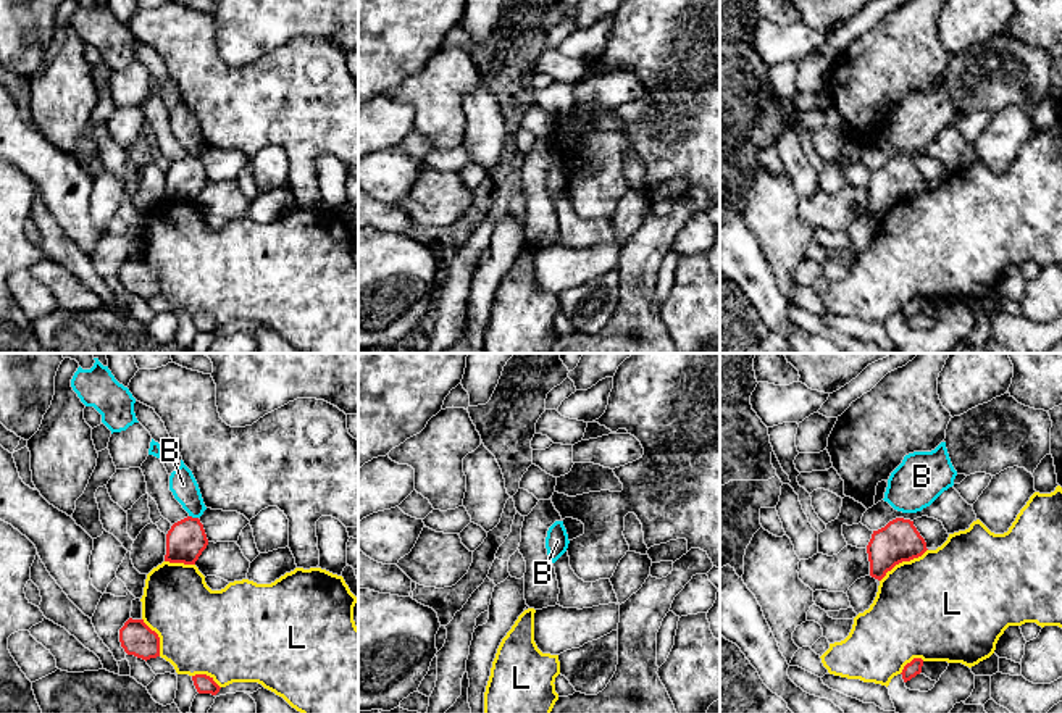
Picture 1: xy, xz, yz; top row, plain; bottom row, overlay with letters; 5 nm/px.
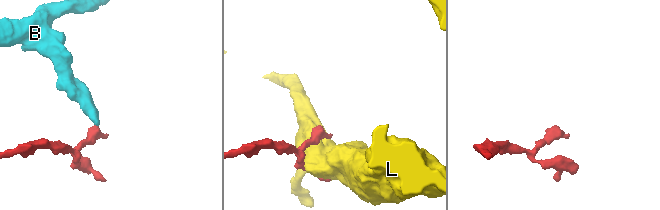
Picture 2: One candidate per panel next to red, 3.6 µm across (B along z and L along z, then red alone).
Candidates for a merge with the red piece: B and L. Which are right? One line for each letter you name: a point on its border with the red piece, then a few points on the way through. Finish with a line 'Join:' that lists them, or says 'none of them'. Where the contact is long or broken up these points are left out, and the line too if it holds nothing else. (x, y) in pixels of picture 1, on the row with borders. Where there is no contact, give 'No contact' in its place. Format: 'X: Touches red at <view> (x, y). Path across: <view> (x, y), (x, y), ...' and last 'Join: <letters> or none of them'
Join: none of them

